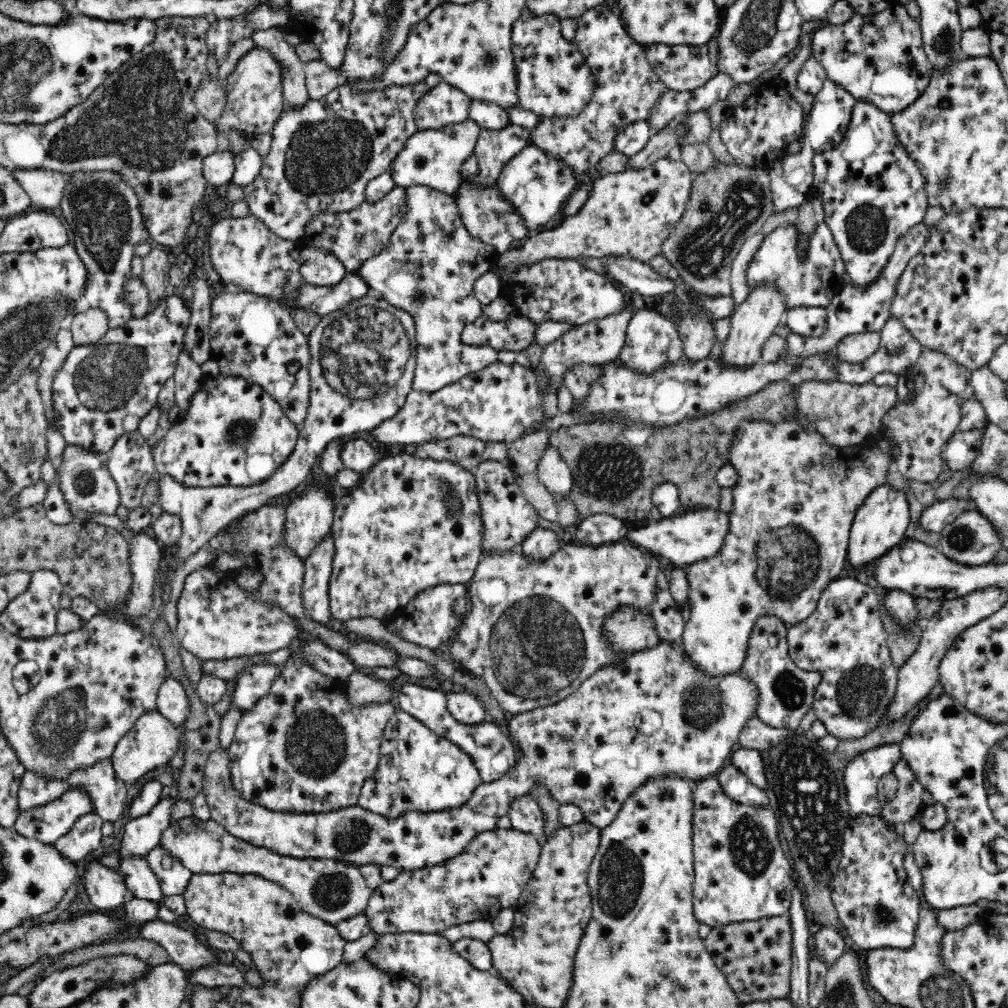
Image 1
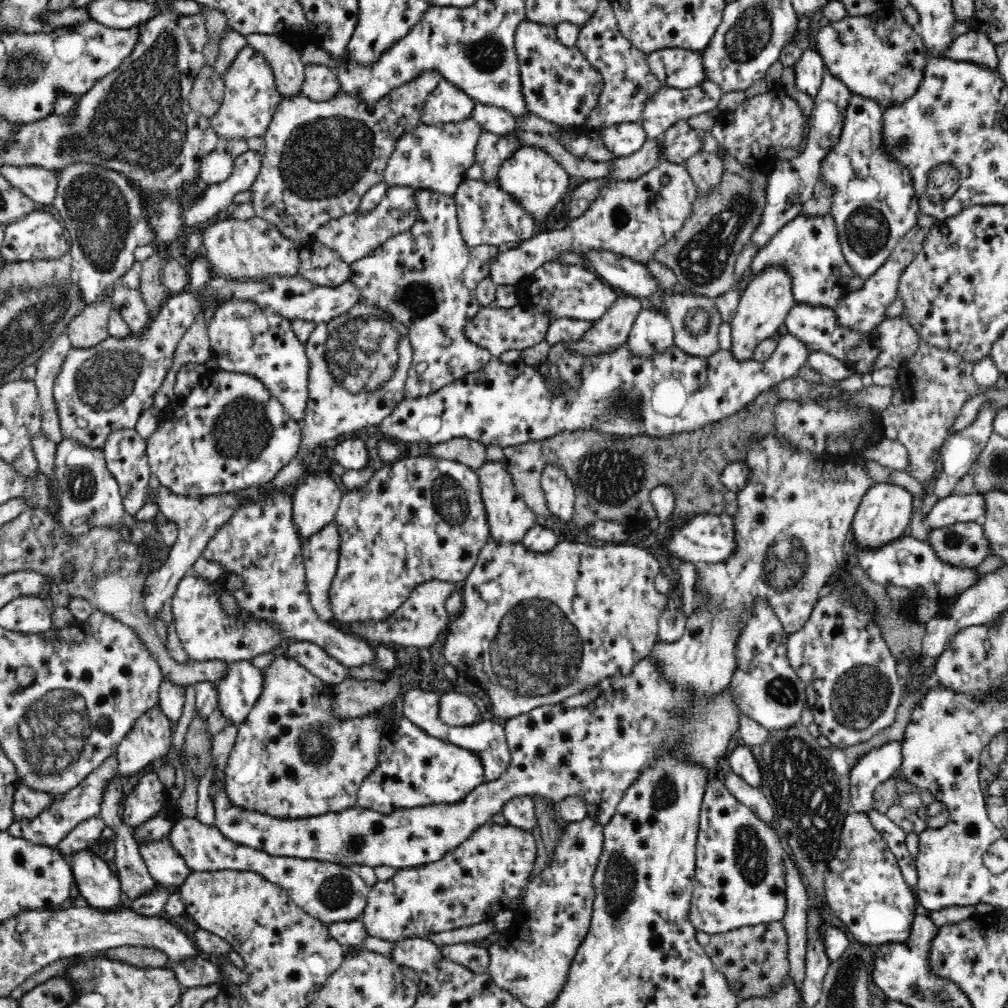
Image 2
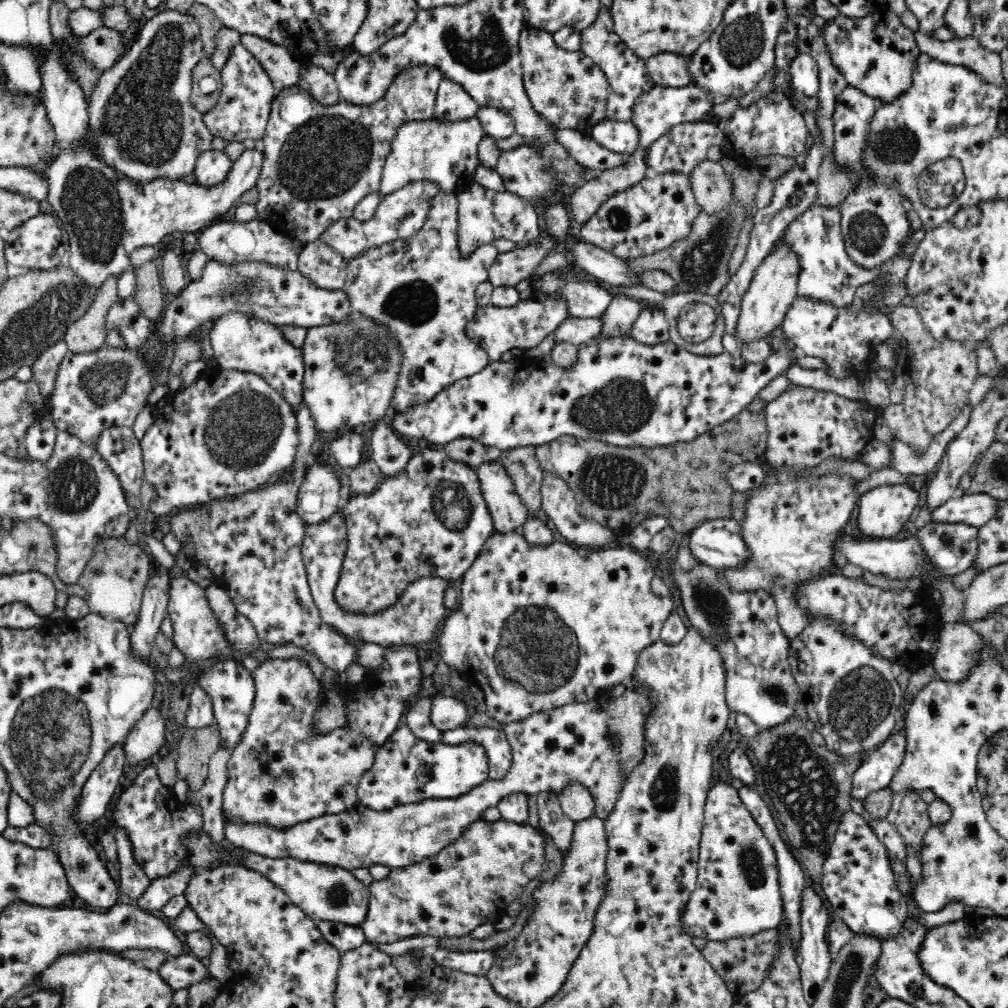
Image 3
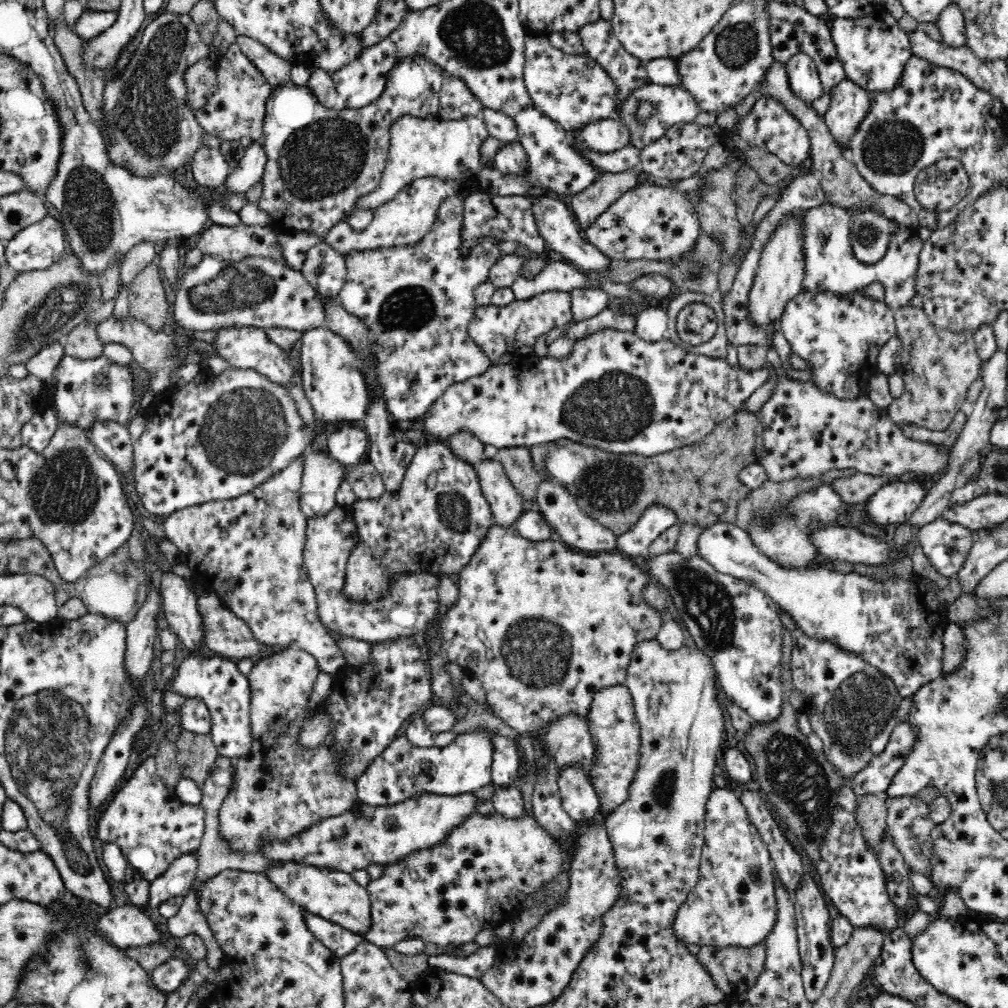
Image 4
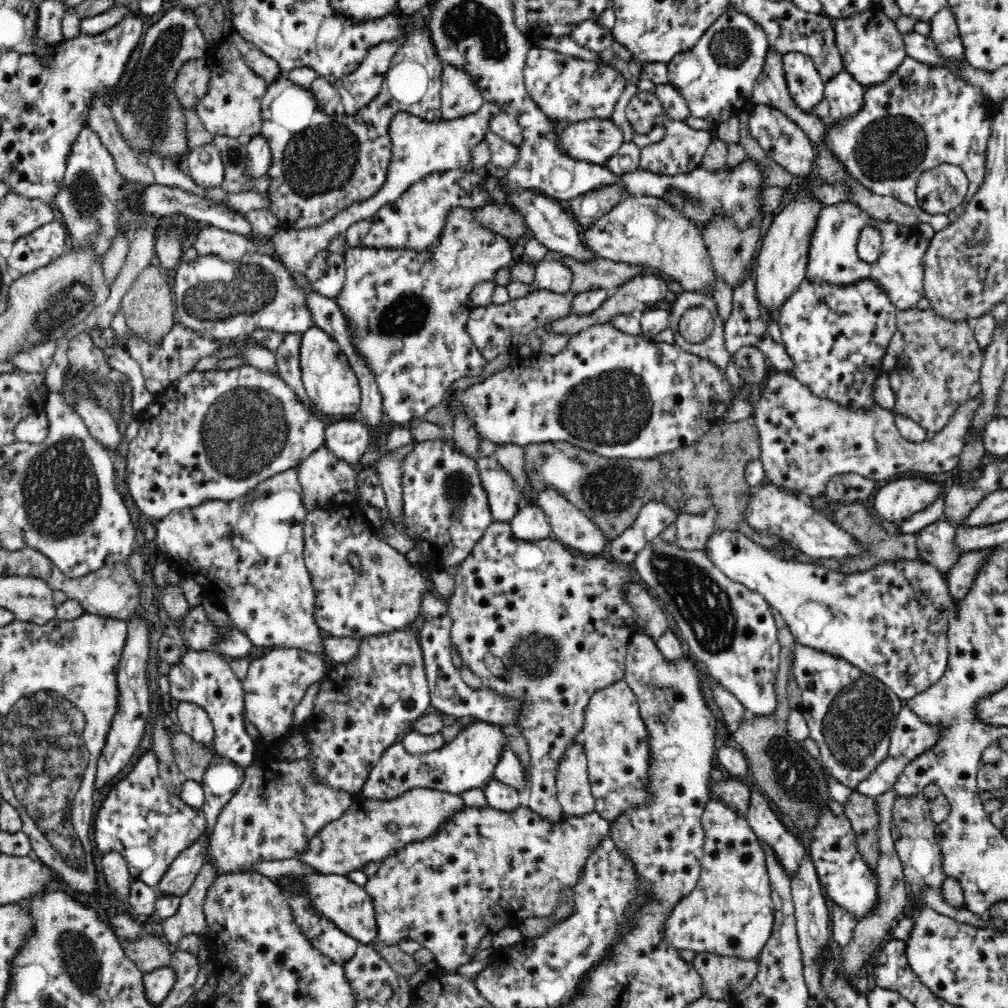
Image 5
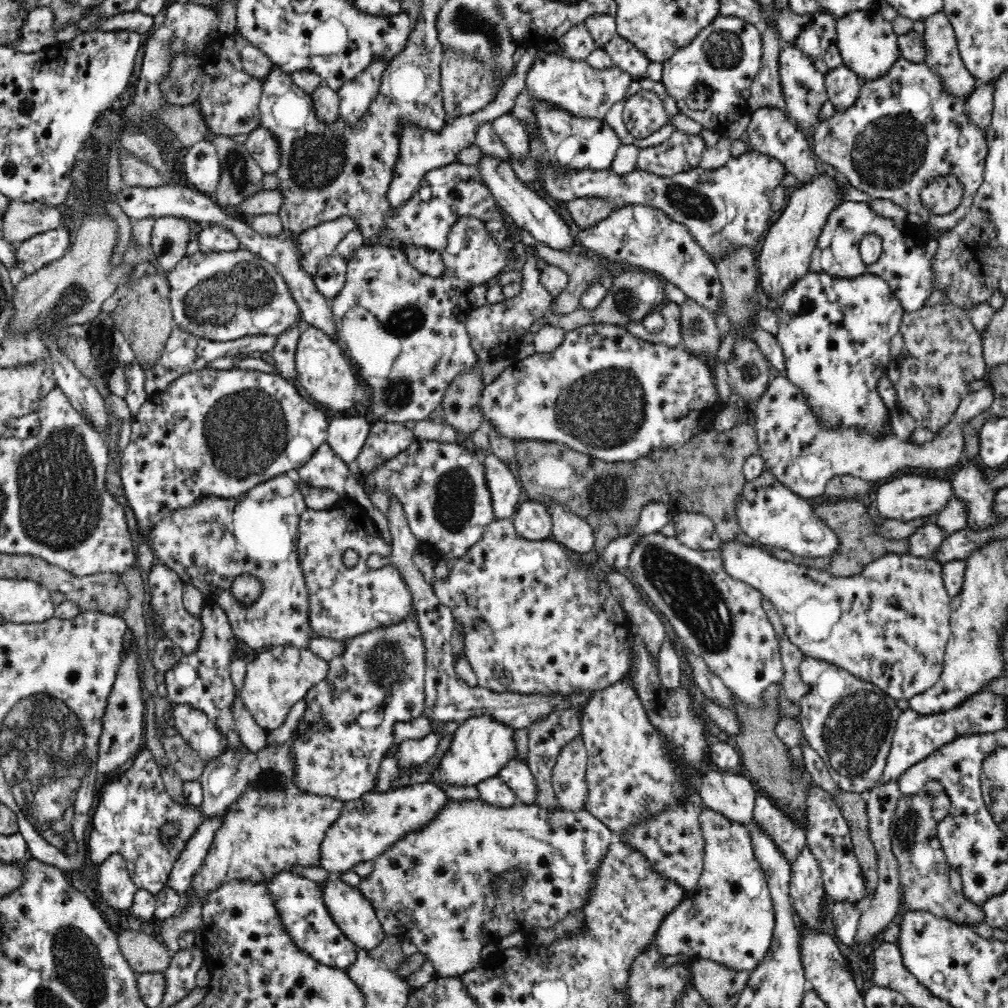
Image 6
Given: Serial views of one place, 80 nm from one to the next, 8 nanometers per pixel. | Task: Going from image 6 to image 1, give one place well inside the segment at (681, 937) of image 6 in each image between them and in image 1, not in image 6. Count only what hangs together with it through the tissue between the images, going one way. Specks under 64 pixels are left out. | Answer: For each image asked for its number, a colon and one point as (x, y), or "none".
1: (741, 873)
2: (740, 872)
3: (738, 893)
4: (734, 902)
5: (730, 912)

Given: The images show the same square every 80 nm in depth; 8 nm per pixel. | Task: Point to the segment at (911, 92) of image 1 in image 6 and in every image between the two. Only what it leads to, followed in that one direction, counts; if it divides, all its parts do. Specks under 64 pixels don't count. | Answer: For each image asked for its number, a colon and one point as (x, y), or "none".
2: (881, 57)
3: (877, 55)
4: (873, 50)
5: (872, 49)
6: (867, 42)

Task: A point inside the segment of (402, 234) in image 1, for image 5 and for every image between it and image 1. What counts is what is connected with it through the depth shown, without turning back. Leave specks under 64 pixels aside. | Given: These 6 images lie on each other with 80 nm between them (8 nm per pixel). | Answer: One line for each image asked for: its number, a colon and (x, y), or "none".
2: (426, 276)
3: (422, 289)
4: (419, 299)
5: (411, 307)

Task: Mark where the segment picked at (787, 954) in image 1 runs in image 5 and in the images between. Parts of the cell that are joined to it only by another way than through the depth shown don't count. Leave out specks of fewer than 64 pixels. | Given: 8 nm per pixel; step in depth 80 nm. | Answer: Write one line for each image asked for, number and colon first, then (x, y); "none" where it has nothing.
2: (754, 959)
3: (745, 963)
4: (736, 968)
5: (725, 976)

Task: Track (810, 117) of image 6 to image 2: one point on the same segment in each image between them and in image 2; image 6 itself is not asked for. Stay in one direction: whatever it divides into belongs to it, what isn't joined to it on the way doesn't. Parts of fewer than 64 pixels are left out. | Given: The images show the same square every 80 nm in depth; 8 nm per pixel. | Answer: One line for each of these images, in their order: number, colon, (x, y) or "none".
2: (809, 70)
3: (804, 71)
4: (803, 74)
5: (805, 84)

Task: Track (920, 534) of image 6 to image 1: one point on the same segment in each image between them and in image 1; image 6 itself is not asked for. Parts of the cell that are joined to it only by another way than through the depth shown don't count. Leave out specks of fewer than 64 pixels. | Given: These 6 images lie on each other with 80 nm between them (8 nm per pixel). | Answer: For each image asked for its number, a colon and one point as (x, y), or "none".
1: (971, 539)
2: (965, 543)
3: (953, 548)
4: (947, 545)
5: (937, 543)

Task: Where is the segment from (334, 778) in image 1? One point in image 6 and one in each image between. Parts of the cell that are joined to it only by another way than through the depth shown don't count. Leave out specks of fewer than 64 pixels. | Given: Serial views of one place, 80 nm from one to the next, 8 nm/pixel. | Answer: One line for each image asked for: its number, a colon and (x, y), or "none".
2: (293, 756)
3: (283, 770)
4: (280, 787)
5: (280, 805)
6: (274, 822)

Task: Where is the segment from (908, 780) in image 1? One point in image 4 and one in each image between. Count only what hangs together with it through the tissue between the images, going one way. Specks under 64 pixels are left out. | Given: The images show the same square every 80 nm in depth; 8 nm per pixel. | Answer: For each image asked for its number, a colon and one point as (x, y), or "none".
2: (908, 811)
3: (908, 813)
4: (908, 822)

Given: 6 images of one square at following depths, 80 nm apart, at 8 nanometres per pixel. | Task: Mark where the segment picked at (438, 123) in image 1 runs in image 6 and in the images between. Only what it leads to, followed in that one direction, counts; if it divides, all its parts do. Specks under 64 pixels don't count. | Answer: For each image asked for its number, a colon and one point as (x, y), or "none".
2: (446, 104)
3: (452, 103)
4: (455, 101)
5: (459, 97)
6: (466, 86)

